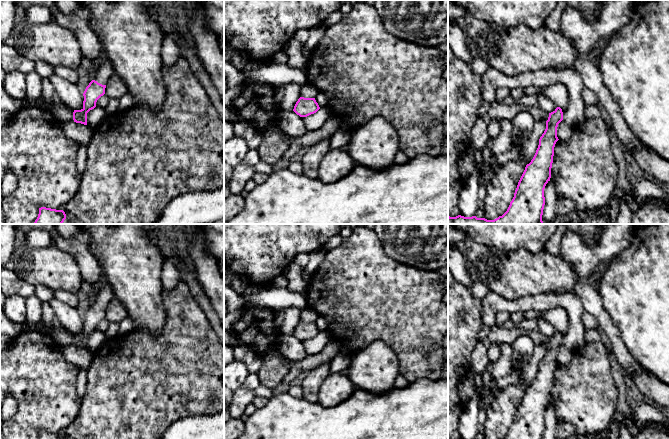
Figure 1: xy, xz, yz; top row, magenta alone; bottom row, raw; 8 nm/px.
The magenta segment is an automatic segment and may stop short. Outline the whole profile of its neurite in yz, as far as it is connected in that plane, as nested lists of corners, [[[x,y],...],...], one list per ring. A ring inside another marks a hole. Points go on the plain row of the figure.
[[[560,331],[549,337],[536,377],[526,389],[514,421],[503,439],[543,439],[544,413],[551,402],[554,371],[559,364],[557,351],[562,344],[563,336]]]

